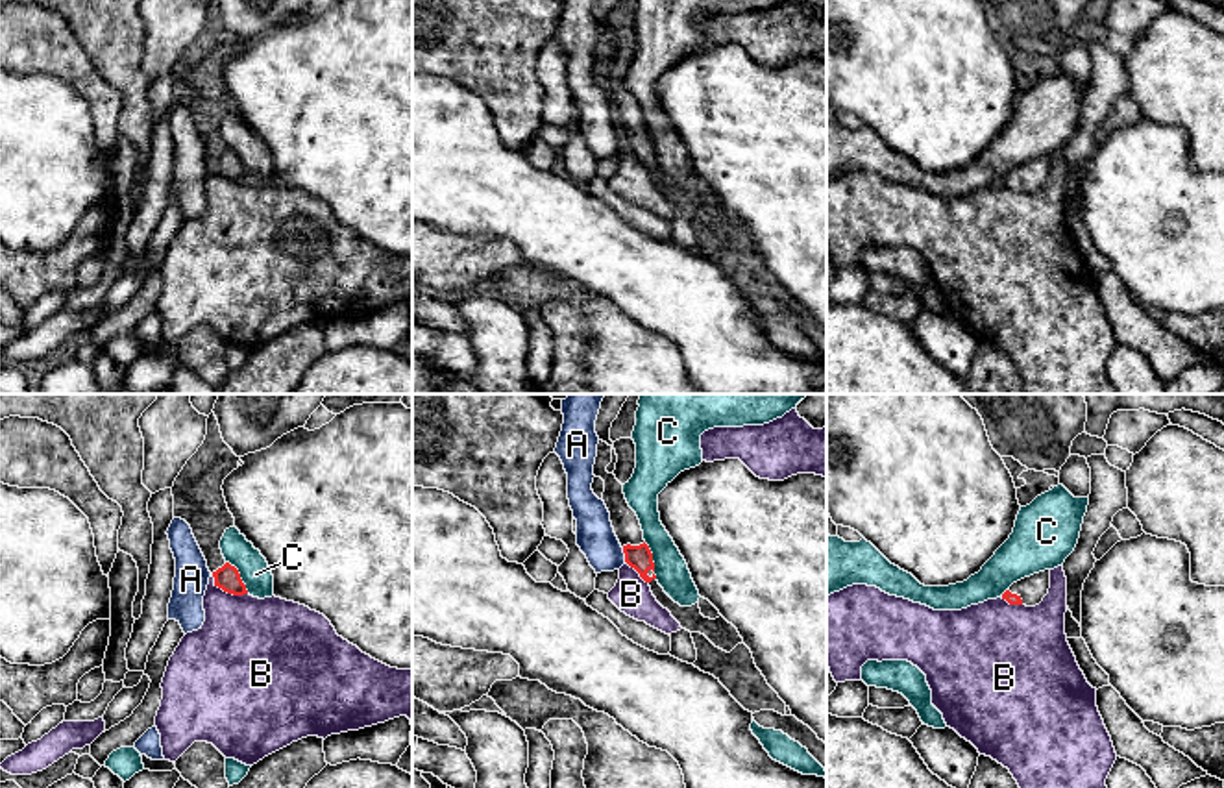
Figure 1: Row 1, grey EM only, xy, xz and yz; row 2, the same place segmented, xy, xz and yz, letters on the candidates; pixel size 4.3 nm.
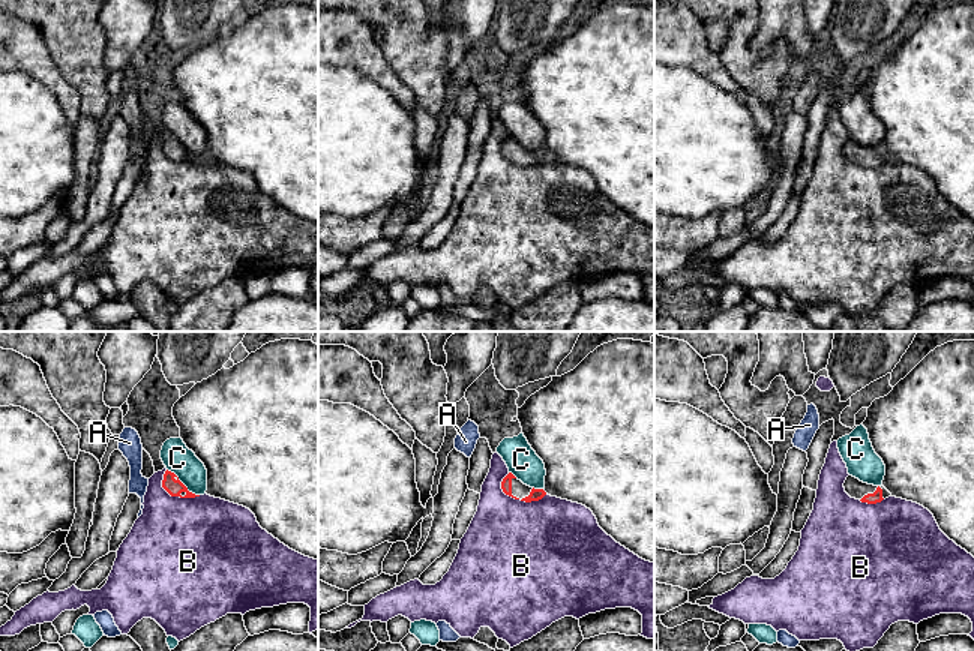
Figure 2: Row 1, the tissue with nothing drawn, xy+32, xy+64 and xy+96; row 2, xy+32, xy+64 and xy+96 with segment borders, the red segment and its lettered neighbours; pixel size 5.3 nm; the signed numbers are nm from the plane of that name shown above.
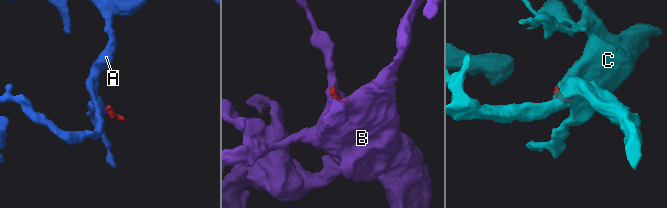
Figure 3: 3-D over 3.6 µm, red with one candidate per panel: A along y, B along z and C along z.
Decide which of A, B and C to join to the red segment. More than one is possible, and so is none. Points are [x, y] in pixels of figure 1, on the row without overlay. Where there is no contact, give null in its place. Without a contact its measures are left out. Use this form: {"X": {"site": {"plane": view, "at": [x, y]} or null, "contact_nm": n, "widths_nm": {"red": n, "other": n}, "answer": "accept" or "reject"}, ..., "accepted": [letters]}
{"A": {"site": {"plane": "xz", "at": [625, 141]}, "contact_nm": 70, "widths_nm": {"red": 110, "other": 170}, "answer": "reject"}, "B": {"site": {"plane": "xy", "at": [226, 176]}, "contact_nm": 180, "widths_nm": {"red": 110, "other": 420}, "answer": "reject"}, "C": {"site": {"plane": "xy", "at": [239, 161]}, "contact_nm": 170, "widths_nm": {"red": 110, "other": 140}, "answer": "reject"}, "accepted": []}

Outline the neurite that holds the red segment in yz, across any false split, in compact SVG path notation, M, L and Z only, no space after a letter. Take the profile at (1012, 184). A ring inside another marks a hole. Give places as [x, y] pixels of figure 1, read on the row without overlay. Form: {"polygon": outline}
{"polygon": "M1045 155L1013 168L1002 179L1002 185L1006 185L1010 191L1035 192L1048 179L1048 174L1050 174L1050 155Z"}

